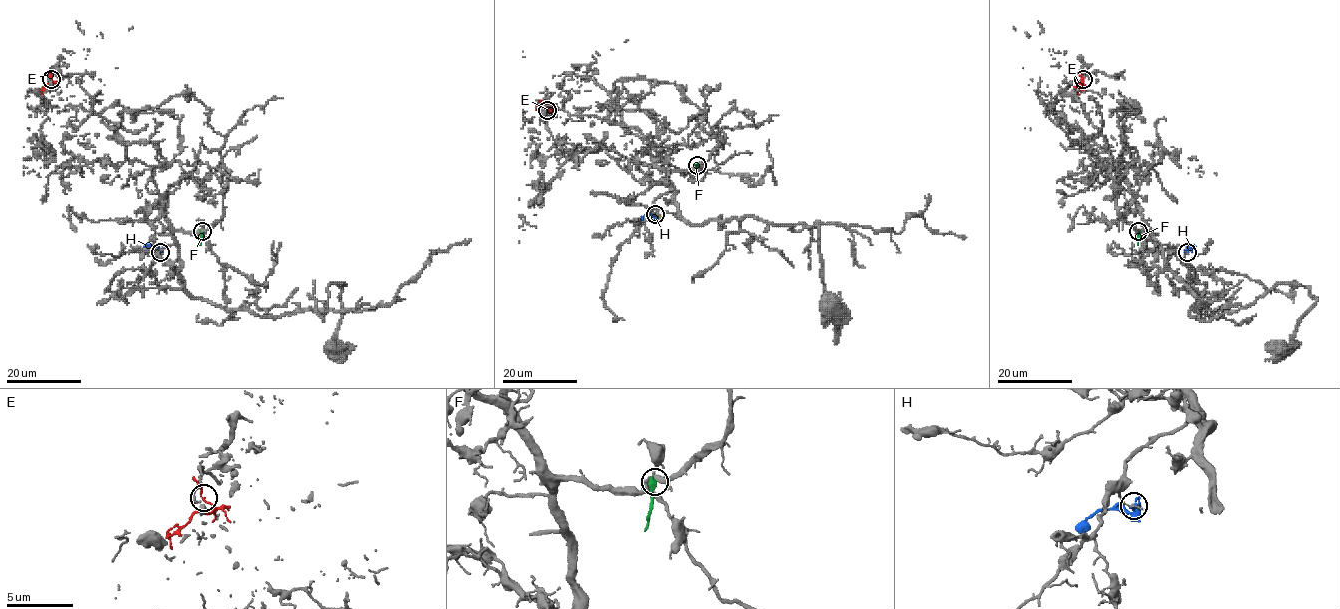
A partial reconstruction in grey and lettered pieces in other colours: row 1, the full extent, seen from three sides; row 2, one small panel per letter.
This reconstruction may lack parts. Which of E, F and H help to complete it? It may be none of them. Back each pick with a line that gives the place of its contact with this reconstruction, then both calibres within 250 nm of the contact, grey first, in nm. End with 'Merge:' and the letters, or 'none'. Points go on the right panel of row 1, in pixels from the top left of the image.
Merge: none

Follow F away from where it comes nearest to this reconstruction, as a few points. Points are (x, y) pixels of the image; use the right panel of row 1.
F: (1138, 231), (1137, 245)

